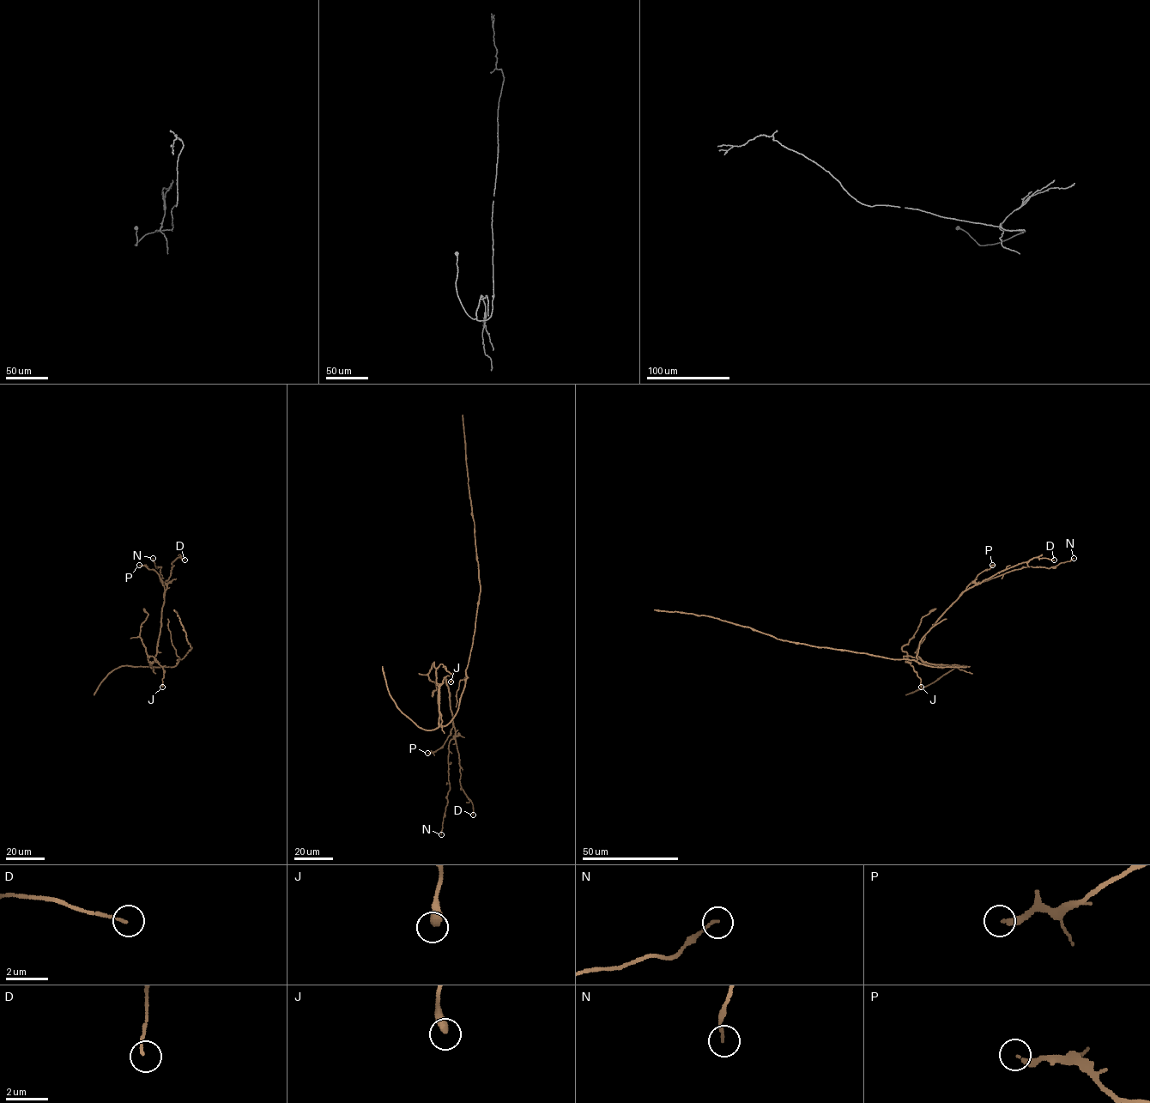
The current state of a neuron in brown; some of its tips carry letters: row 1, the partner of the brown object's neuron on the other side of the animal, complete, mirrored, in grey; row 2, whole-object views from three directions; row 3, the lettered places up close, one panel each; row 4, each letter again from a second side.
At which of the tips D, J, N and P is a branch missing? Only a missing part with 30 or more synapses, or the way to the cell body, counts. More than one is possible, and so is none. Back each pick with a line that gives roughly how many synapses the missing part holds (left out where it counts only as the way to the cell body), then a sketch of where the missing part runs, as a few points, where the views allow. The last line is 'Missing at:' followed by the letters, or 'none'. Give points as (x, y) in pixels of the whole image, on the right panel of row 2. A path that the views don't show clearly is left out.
Missing at: none

